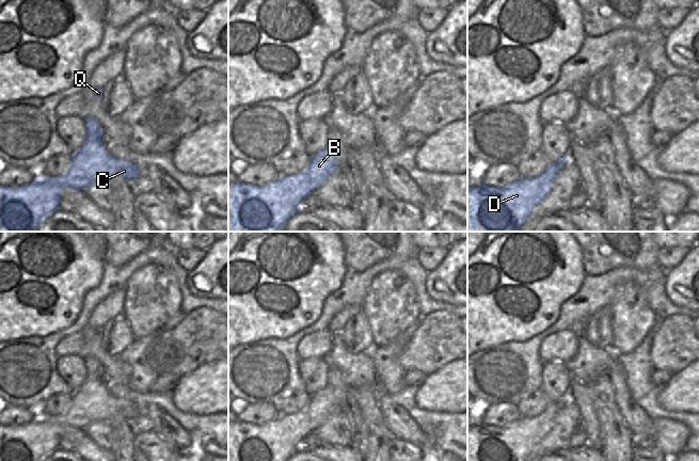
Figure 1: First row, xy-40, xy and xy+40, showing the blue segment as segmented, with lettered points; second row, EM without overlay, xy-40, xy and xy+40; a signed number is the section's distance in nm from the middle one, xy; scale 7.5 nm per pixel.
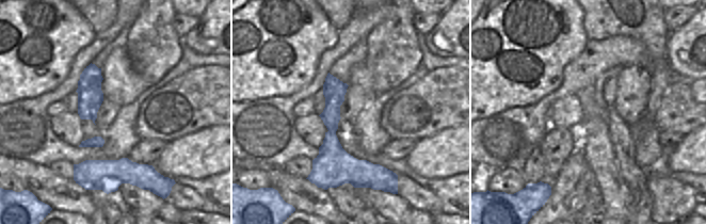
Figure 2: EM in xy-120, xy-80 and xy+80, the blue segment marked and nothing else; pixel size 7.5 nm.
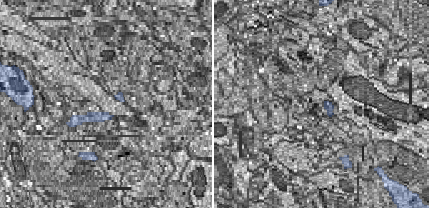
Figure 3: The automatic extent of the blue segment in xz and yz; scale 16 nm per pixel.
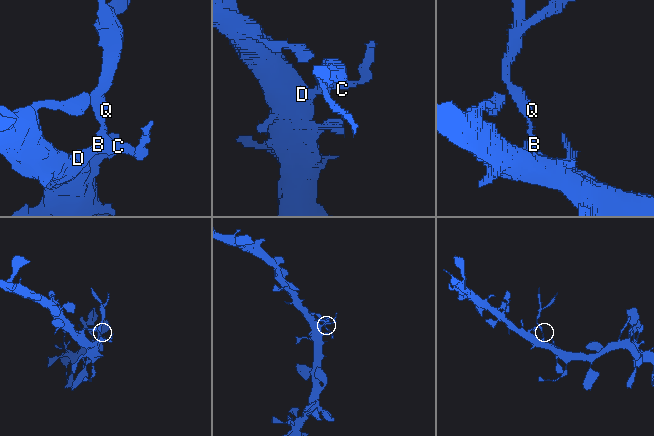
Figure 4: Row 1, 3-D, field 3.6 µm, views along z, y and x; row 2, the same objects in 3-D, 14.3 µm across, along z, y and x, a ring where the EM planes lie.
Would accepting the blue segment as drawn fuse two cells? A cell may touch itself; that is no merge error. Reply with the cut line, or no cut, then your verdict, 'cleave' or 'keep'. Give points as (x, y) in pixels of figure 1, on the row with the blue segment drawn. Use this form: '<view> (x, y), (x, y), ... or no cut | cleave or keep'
xy (304, 171), (304, 174), (313, 180), (314, 189) | cleave

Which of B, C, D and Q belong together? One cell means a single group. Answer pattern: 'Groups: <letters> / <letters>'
Groups: B C Q / D.

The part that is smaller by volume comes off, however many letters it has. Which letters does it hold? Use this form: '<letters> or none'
B, C, Q

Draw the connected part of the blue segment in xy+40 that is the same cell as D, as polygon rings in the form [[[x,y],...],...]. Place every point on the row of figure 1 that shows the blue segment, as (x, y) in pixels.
[[[541,174],[533,179],[520,178],[513,184],[503,188],[492,188],[480,184],[467,188],[467,232],[518,232],[539,205],[553,189],[553,180]]]

